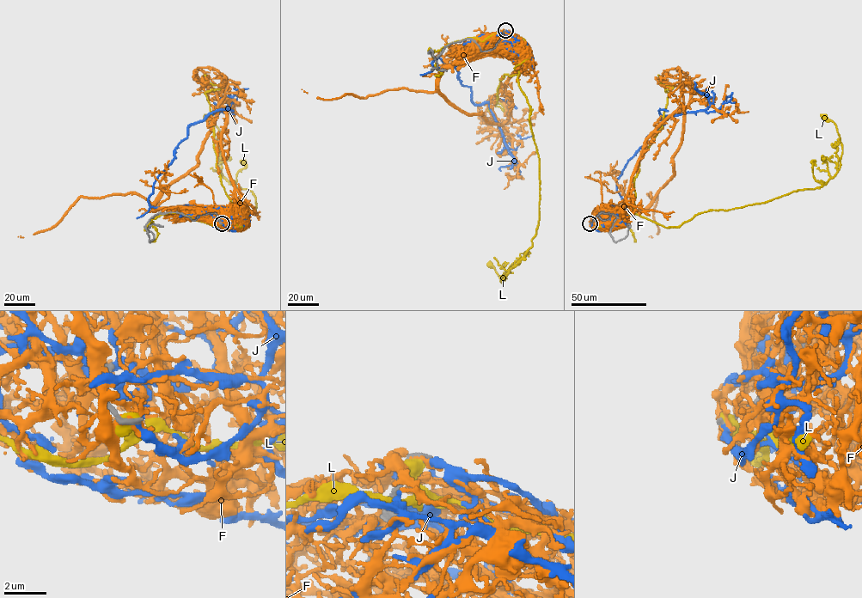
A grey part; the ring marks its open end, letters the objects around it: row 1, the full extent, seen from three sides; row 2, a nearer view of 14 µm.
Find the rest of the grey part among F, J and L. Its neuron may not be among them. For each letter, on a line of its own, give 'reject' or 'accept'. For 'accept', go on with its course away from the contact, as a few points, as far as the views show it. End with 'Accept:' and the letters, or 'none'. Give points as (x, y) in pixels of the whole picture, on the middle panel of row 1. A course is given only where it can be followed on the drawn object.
F: reject
J: reject
L: reject
Accept: none

